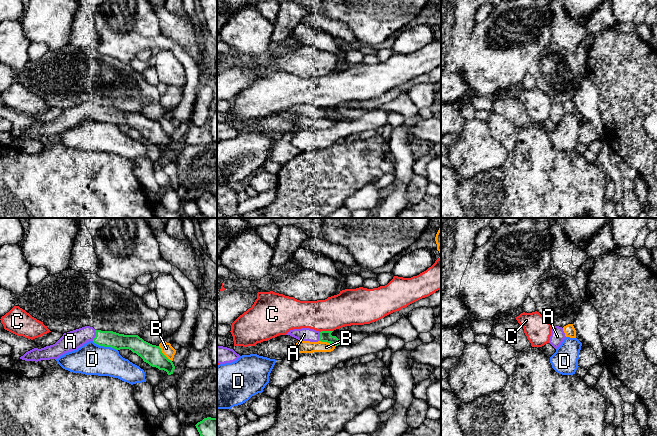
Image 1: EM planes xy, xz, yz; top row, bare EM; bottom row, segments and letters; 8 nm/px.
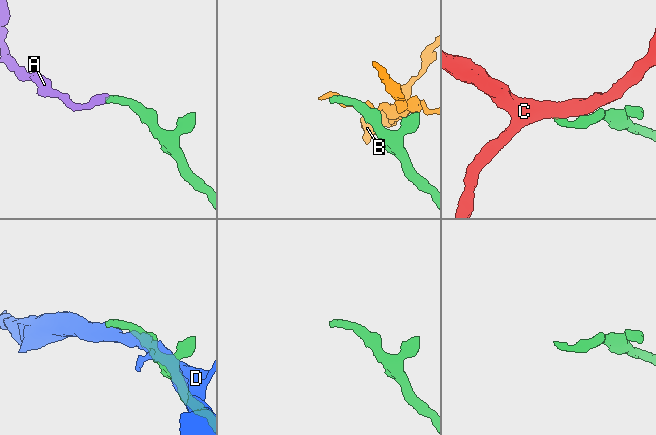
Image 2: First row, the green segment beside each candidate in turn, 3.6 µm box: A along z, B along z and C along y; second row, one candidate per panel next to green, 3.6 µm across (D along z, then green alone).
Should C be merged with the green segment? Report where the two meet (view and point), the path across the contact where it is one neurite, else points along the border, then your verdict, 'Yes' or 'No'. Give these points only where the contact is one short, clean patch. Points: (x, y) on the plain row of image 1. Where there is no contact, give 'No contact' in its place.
Touches green at xz (326, 107). No

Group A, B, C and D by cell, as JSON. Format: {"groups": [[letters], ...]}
{"groups": [["A"], ["B"], ["C"], ["D"]]}

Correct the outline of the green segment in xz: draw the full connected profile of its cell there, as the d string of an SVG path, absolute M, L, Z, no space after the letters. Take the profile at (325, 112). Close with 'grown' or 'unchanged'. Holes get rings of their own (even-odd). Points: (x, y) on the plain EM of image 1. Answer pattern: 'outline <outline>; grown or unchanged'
outline M301 104L290 106L286 111L290 111L299 117L310 117L310 118L327 118L335 122L341 121L339 115L336 112L332 112L333 107L316 107L310 104Z; grown

